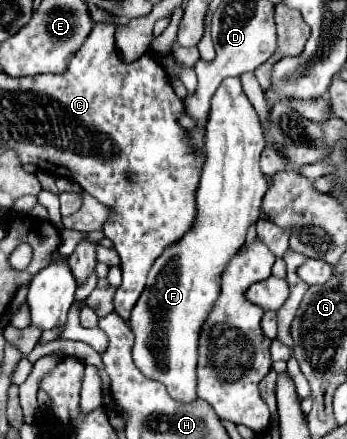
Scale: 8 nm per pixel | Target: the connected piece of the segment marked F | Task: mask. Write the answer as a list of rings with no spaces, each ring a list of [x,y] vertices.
[[[228,78],[220,84],[216,94],[212,96],[212,108],[208,114],[206,134],[204,134],[204,148],[206,148],[206,166],[202,172],[200,188],[198,188],[198,218],[188,236],[174,246],[170,246],[152,266],[148,274],[148,284],[136,302],[132,316],[130,316],[130,328],[136,336],[134,344],[134,364],[138,370],[152,380],[158,380],[166,386],[168,394],[182,404],[194,402],[196,396],[196,358],[198,358],[198,336],[204,320],[208,318],[208,312],[212,310],[216,296],[220,294],[220,276],[224,272],[224,266],[232,254],[238,252],[238,248],[246,240],[248,226],[260,218],[260,204],[264,198],[266,176],[260,172],[258,160],[260,152],[264,150],[264,136],[260,128],[260,120],[256,110],[252,108],[250,100],[246,98],[240,78]]]

